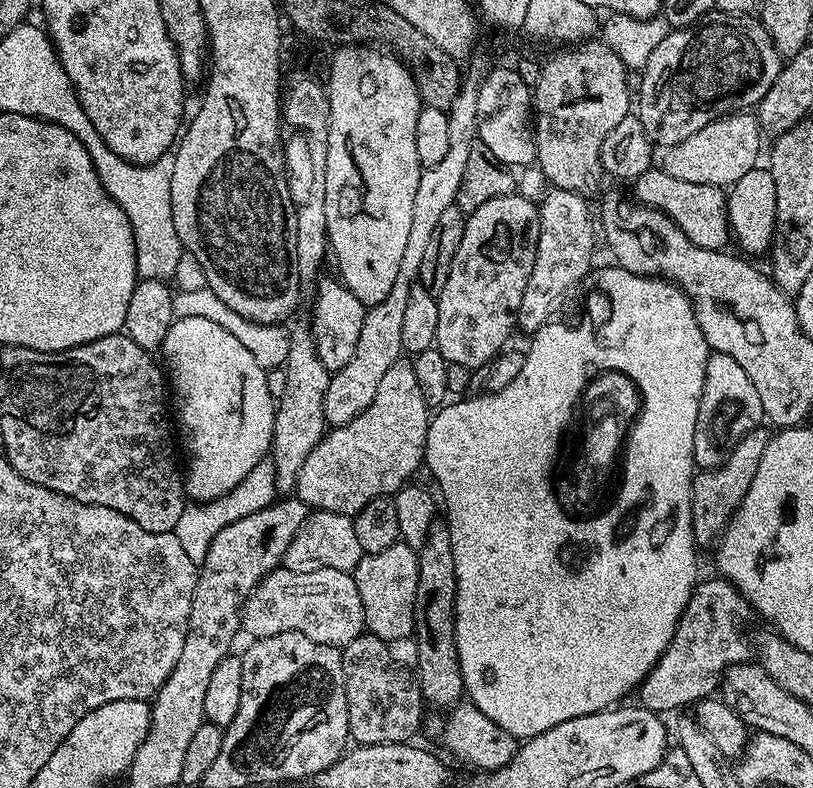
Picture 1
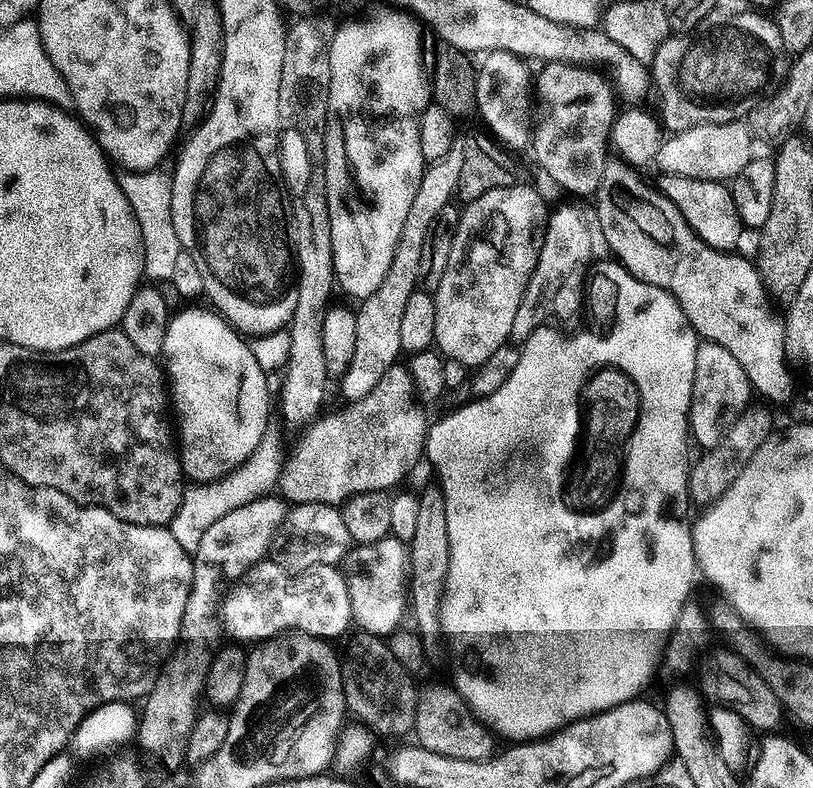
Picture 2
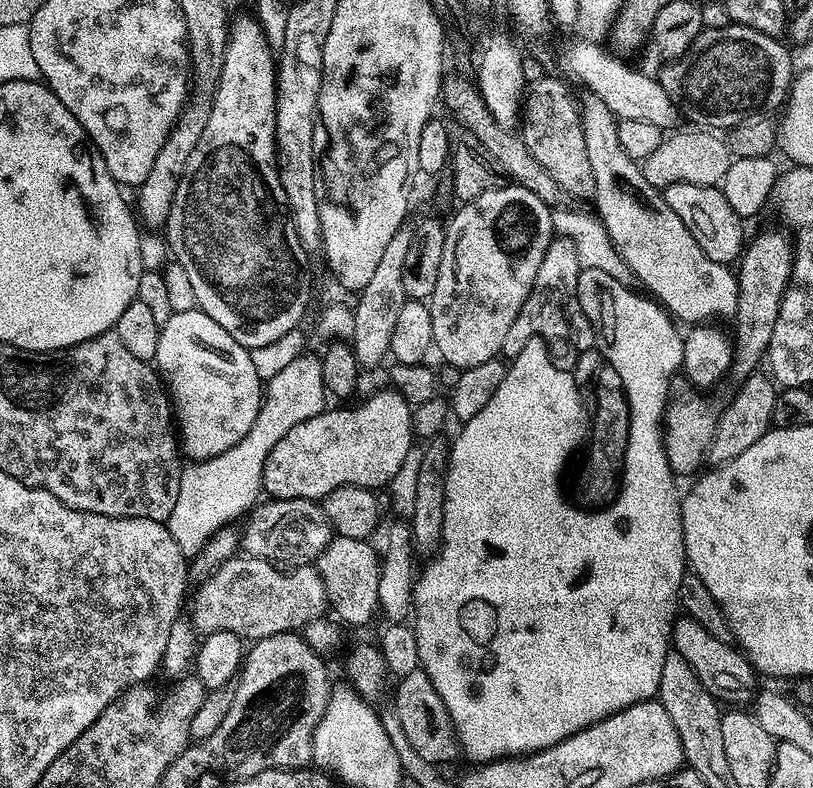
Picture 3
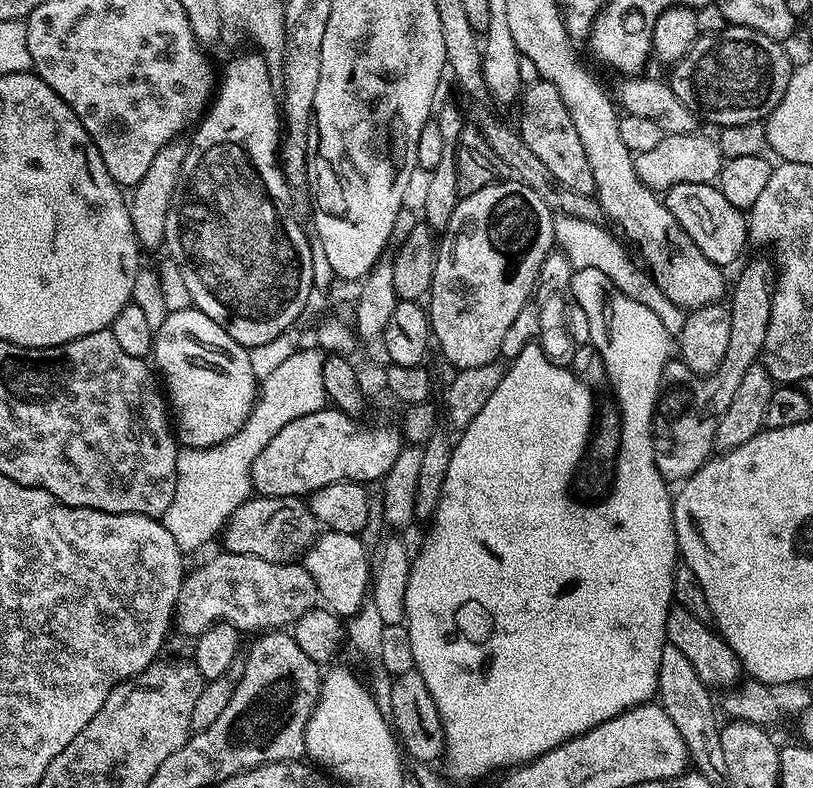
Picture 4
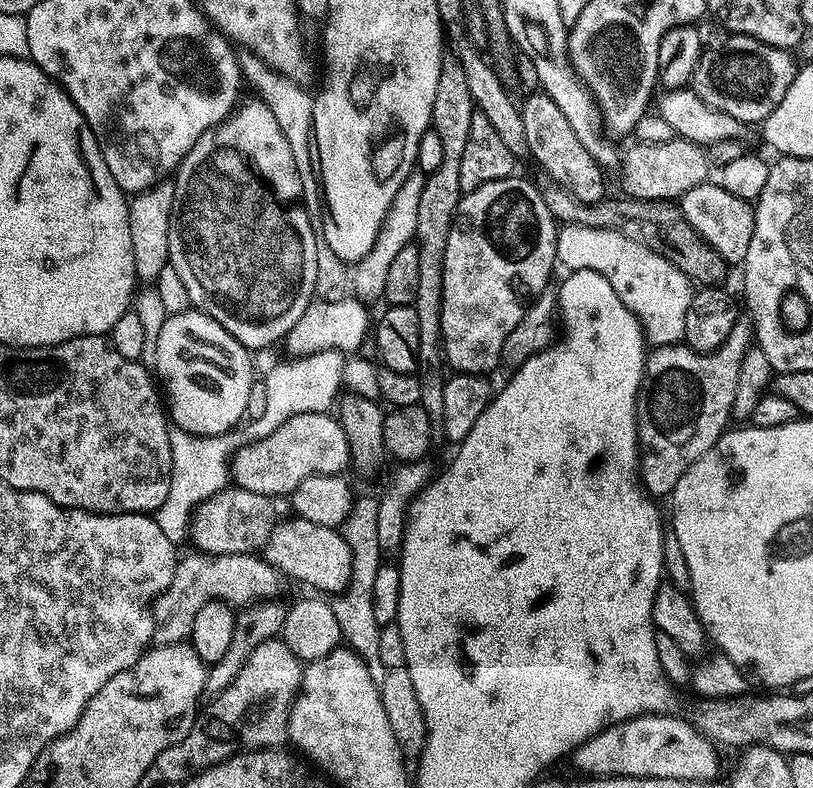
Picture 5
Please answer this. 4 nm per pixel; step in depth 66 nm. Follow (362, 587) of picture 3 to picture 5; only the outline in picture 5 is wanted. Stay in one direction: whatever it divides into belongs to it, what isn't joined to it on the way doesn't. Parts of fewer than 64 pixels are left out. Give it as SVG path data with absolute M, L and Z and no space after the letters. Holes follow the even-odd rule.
M292 518L281 524L264 545L262 556L277 572L317 588L320 594L339 594L353 583L353 552L343 531L314 526L314 522Z

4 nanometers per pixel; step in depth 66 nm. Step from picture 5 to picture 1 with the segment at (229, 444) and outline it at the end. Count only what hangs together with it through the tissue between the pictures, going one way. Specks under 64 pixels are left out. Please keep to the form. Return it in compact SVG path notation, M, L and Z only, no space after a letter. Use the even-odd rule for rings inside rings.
M265 458L260 460L258 466L254 466L254 470L250 470L250 474L246 474L246 478L242 478L242 482L238 482L238 486L230 489L225 496L207 502L192 502L185 506L182 518L178 518L174 535L178 538L178 542L182 542L182 550L186 550L186 555L191 560L203 561L206 550L218 534L218 530L230 526L230 522L238 522L238 518L246 518L246 514L254 514L258 510L269 508L277 496L276 471L271 459Z

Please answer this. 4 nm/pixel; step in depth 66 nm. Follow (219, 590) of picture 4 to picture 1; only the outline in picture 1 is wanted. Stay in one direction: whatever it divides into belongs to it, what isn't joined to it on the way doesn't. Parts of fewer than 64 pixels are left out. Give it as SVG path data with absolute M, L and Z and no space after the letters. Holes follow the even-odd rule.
M281 566L277 568L275 572L269 572L268 575L265 576L263 580L261 580L260 585L252 591L252 595L244 601L242 605L242 628L245 633L248 631L250 634L249 637L252 638L259 638L261 636L273 636L274 634L282 634L283 632L301 632L302 634L306 634L306 638L314 638L314 642L322 642L323 644L330 644L333 646L343 646L350 643L351 640L353 640L354 638L358 638L360 635L362 635L362 633L365 631L366 625L364 623L364 607L362 606L362 602L358 598L358 588L356 586L356 583L354 582L354 578L352 577L351 572L334 570L333 568L323 568L322 570L310 570L309 572L292 572L290 569Z

